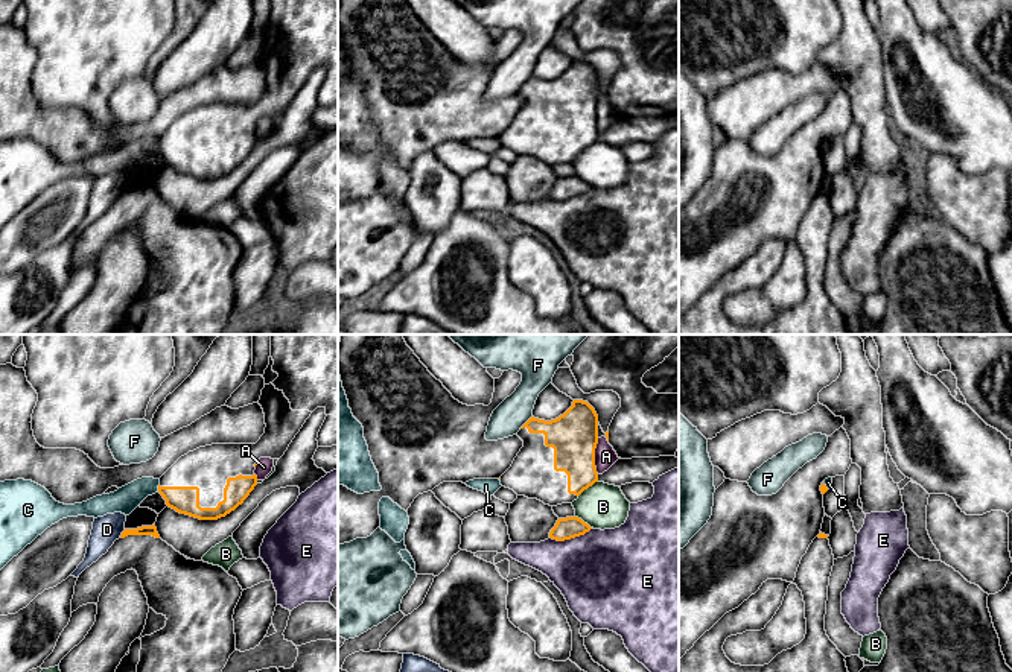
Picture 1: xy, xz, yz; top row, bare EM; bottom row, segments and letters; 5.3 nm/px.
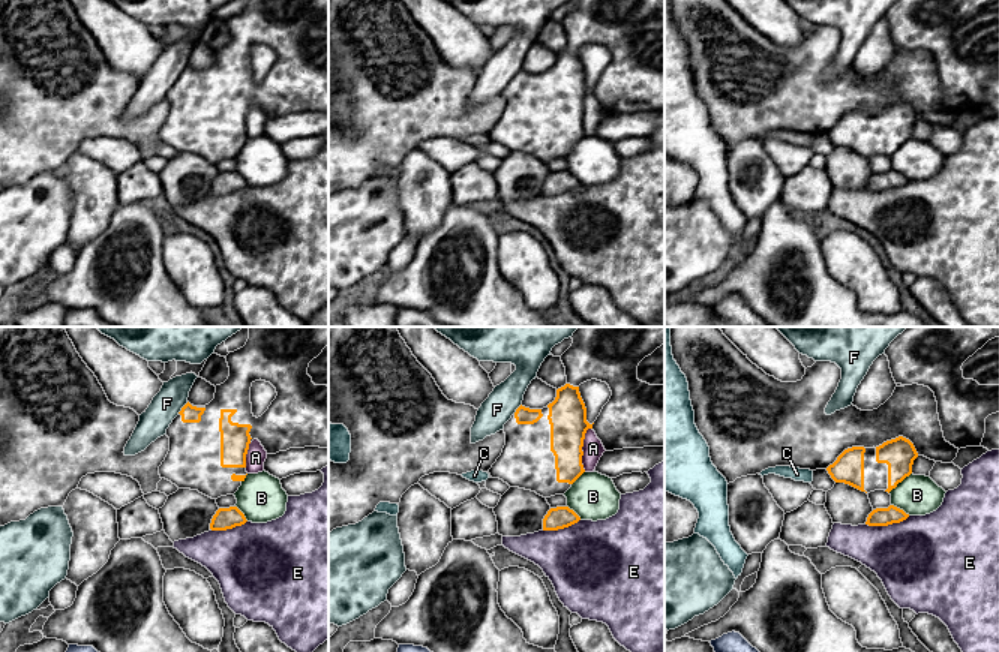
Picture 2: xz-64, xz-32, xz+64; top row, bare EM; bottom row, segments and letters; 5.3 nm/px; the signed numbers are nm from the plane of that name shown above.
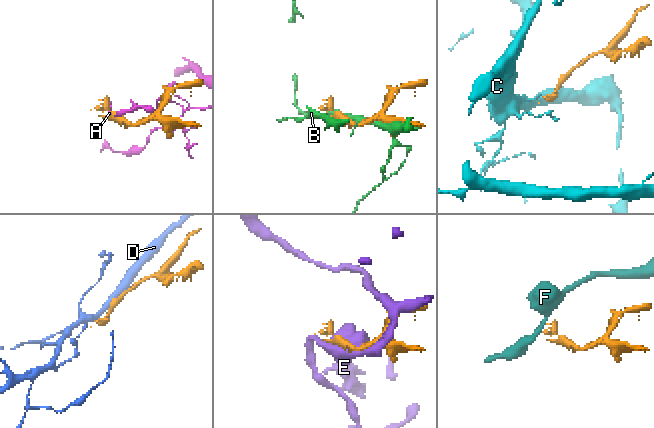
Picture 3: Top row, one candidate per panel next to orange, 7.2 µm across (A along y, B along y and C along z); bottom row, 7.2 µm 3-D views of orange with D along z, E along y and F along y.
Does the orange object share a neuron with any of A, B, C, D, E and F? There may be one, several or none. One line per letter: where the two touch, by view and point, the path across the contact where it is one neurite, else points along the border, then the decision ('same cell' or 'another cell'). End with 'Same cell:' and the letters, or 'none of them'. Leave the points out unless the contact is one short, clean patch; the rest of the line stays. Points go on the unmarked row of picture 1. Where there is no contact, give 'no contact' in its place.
A: contact xz (594, 116); another cell
B: contact xz (588, 146); another cell
C: contact xy (159, 146); border xy (159, 143), (157, 149); another cell
D: contact xy (122, 193); border xy (125, 189), (119, 196); another cell
E: contact xz (571, 196); another cell
F: contact xz (527, 81); border xz (531, 75), (519, 87); another cell
Same cell: none of them

